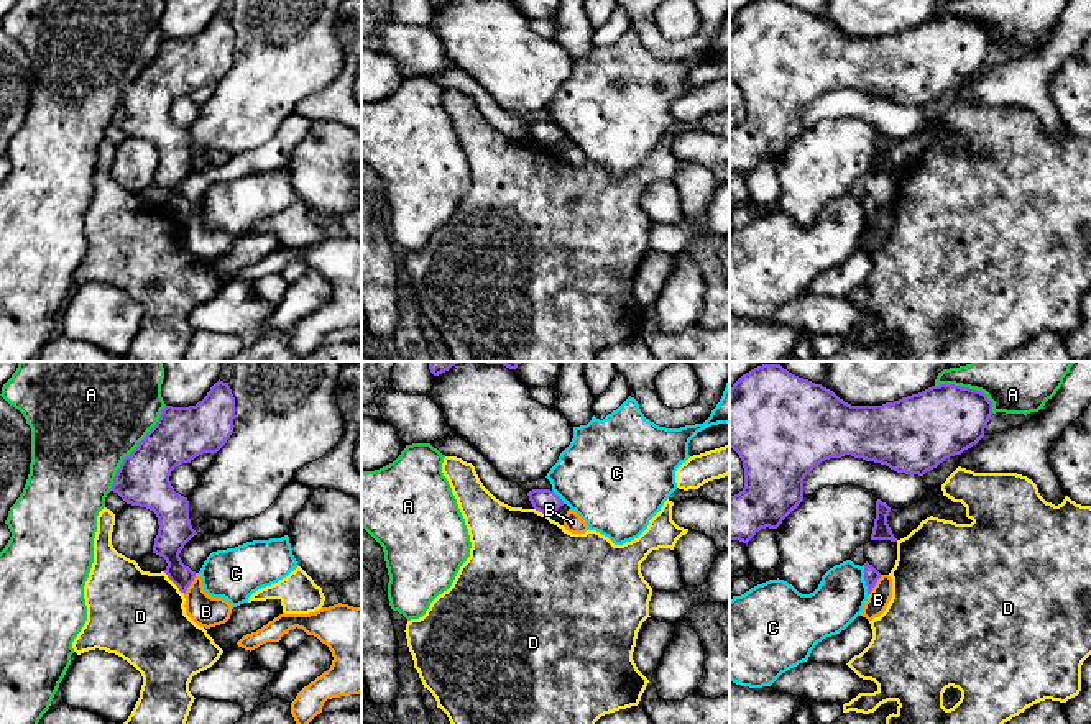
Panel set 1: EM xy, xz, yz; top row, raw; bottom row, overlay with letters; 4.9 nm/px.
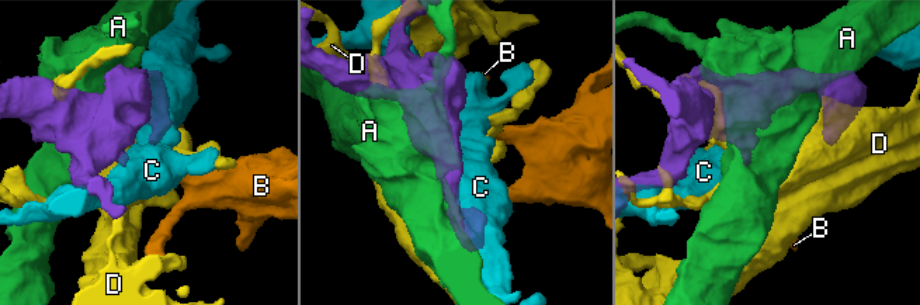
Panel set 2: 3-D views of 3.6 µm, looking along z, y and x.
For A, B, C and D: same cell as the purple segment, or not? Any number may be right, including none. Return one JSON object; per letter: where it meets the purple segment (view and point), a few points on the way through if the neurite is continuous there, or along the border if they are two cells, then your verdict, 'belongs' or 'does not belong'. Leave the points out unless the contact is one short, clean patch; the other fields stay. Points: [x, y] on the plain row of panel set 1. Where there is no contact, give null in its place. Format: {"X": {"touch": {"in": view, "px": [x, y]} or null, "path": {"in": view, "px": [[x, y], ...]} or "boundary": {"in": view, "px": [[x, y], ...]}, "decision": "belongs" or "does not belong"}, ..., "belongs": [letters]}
{"A": {"touch": {"in": "xy", "px": [137, 79]}, "decision": "does not belong"}, "B": {"touch": {"in": "xy", "px": [189, 217]}, "boundary": {"in": "xy", "px": [[196, 206], [184, 227]]}, "decision": "does not belong"}, "C": {"touch": {"in": "yz", "px": [865, 212]}, "decision": "does not belong"}, "D": {"touch": {"in": "xy", "px": [173, 214]}, "decision": "does not belong"}, "belongs": []}

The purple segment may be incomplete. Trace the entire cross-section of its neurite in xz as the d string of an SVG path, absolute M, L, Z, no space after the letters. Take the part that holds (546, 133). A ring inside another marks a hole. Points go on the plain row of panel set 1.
M532 121L527 128L532 140L542 146L550 146L564 138L564 133L550 121Z

